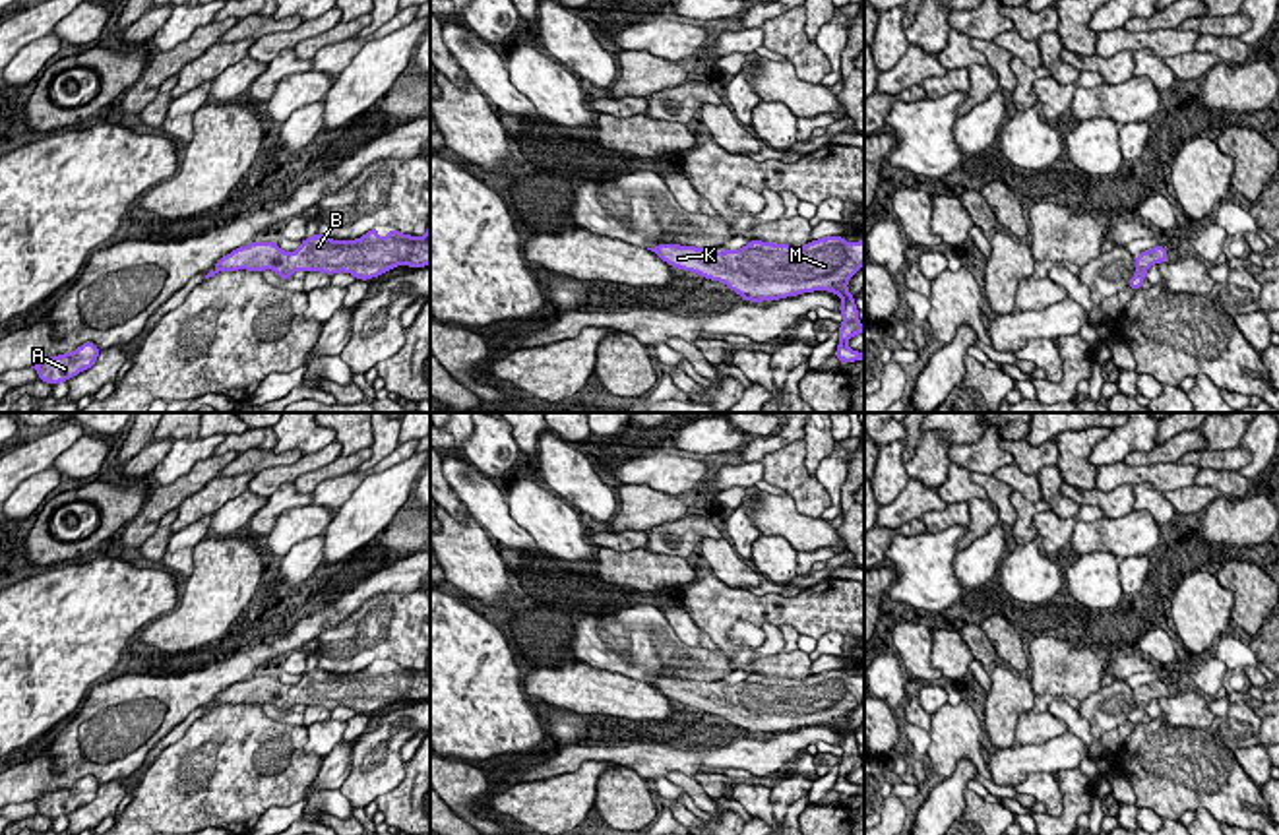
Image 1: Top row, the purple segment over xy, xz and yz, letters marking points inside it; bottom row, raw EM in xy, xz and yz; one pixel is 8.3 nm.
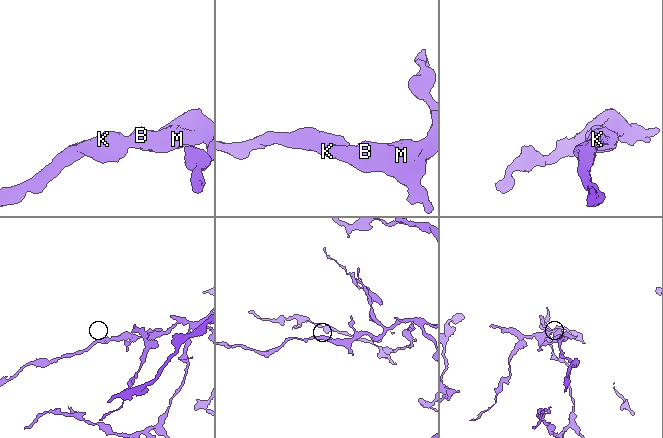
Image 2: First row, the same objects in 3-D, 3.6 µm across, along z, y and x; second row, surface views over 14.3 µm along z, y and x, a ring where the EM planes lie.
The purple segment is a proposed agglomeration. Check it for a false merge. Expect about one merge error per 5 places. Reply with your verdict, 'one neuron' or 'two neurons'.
one neuron

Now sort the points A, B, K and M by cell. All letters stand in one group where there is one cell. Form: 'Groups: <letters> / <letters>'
Groups: A B K M

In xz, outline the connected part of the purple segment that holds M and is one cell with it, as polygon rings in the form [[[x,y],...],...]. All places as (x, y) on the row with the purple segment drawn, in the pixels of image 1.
[[[826,236],[804,246],[750,240],[738,250],[657,244],[647,248],[671,267],[721,281],[748,302],[779,300],[802,293],[827,291],[841,296],[843,314],[835,356],[843,362],[864,360],[847,341],[864,331],[849,279],[864,265],[864,238],[847,242]]]

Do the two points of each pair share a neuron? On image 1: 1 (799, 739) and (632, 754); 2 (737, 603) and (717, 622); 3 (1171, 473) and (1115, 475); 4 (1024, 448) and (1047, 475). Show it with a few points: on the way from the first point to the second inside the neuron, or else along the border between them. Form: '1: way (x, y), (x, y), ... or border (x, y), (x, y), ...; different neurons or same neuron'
1: way (758, 754), (673, 760); same neuron
2: way (733, 607), (721, 618); same neuron
3: way (1157, 473), (1128, 473); same neuron
4: border (1055, 463), (1043, 465), (1035, 473); different neurons

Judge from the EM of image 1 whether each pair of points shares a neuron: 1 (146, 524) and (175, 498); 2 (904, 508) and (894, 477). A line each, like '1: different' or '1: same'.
1: same
2: different

